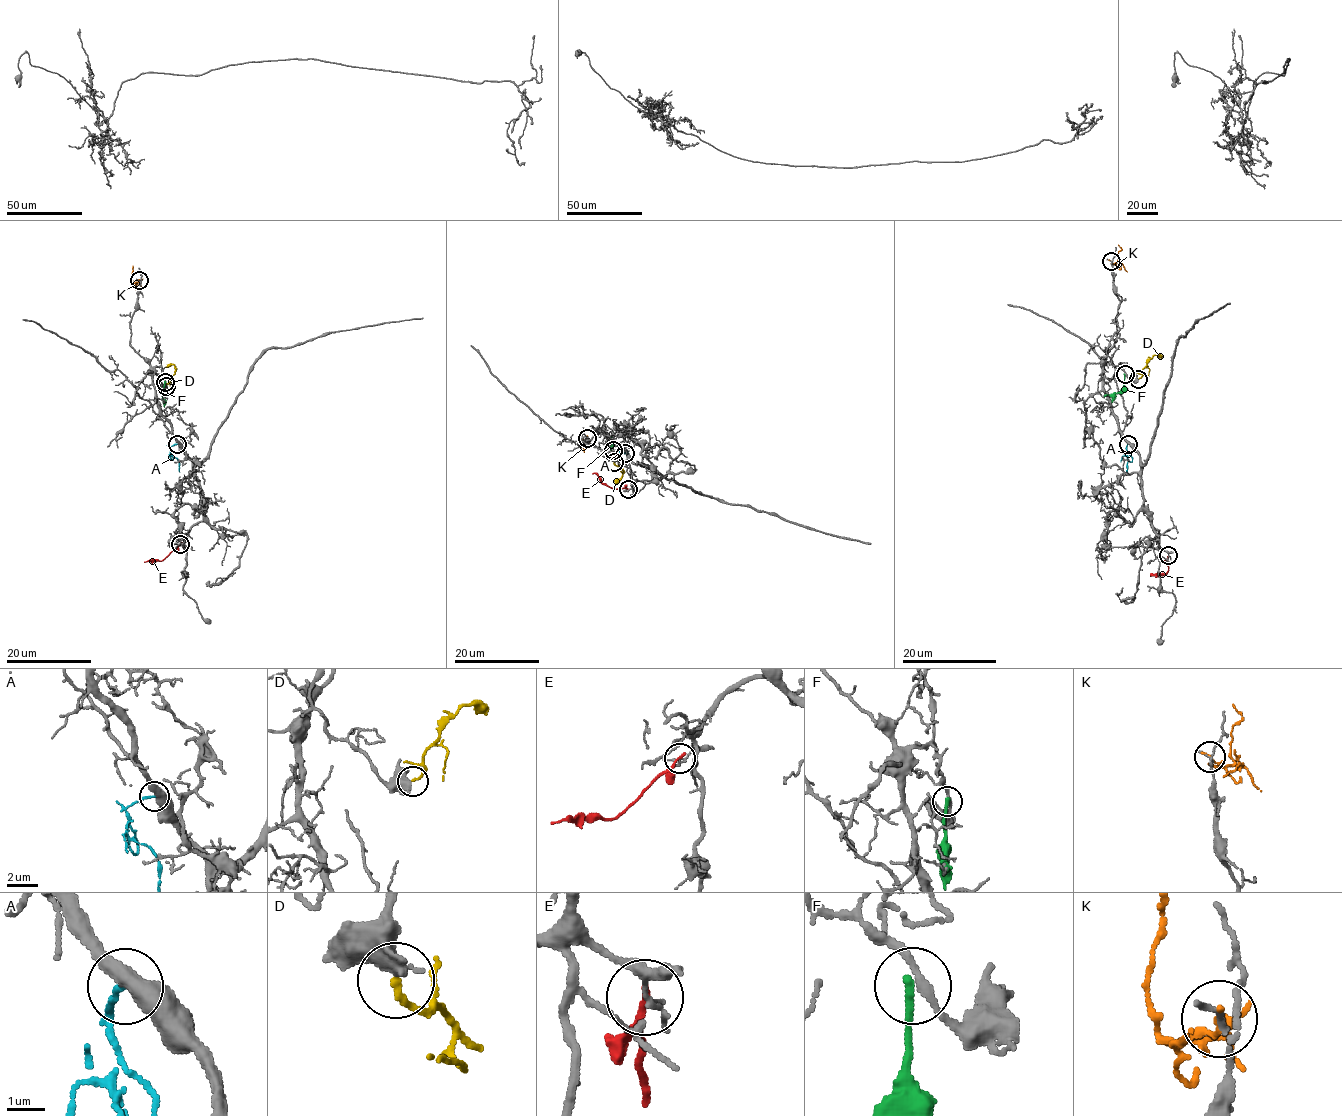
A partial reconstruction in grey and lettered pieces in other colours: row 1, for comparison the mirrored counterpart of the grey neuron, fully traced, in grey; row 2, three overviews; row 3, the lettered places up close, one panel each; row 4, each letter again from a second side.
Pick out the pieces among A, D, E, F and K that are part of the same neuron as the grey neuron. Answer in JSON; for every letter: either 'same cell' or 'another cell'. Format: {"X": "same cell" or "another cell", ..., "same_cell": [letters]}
{"A": "same cell", "D": "another cell", "E": "another cell", "F": "another cell", "K": "another cell", "same_cell": ["A"]}

